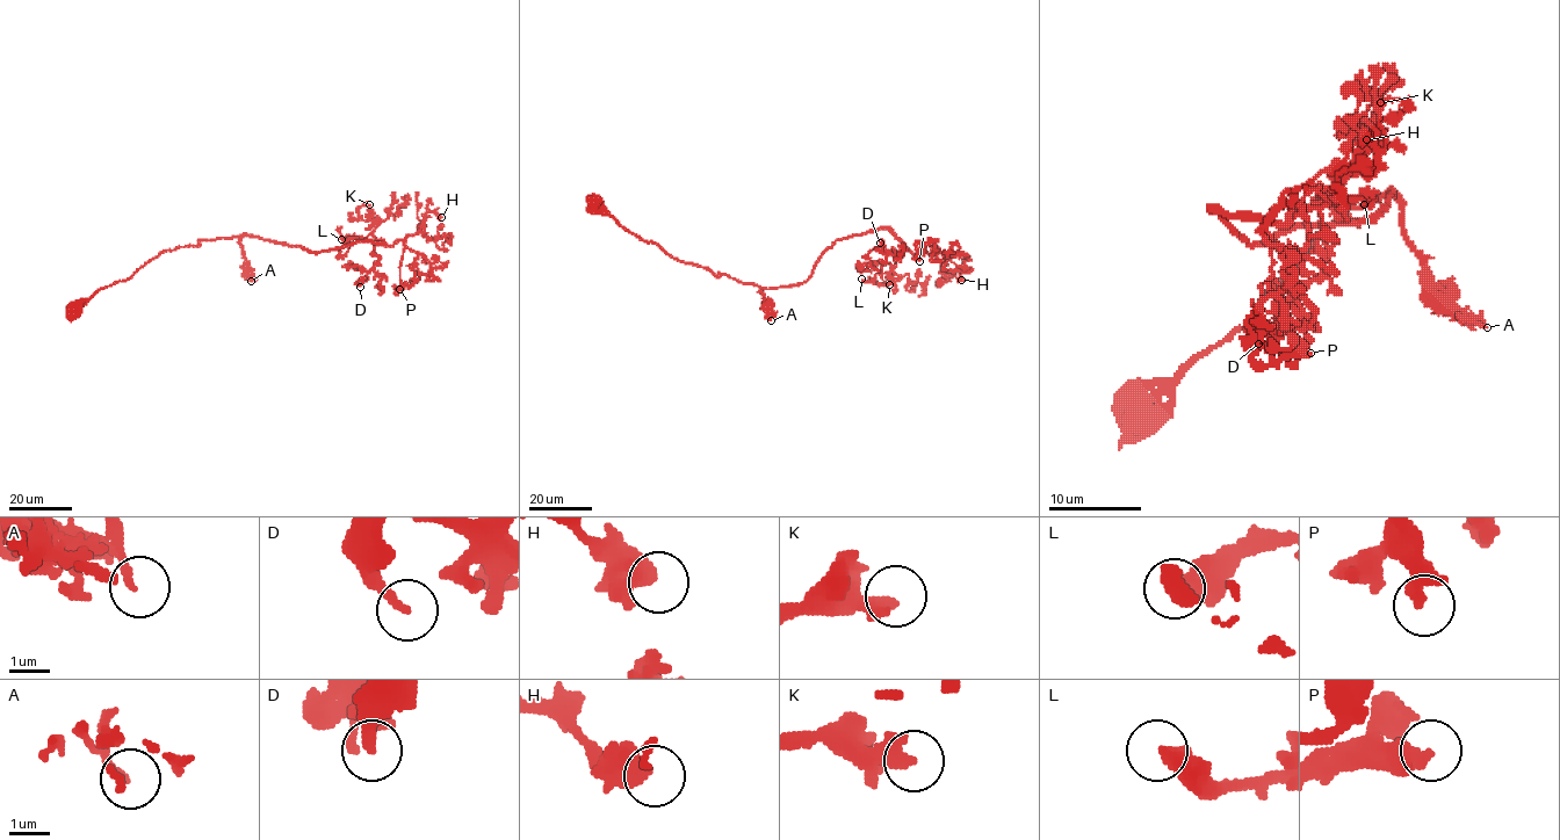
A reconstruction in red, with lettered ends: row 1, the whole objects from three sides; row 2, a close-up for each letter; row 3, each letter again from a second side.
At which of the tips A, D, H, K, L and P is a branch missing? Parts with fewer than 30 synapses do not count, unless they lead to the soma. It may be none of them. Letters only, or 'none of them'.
none of them

